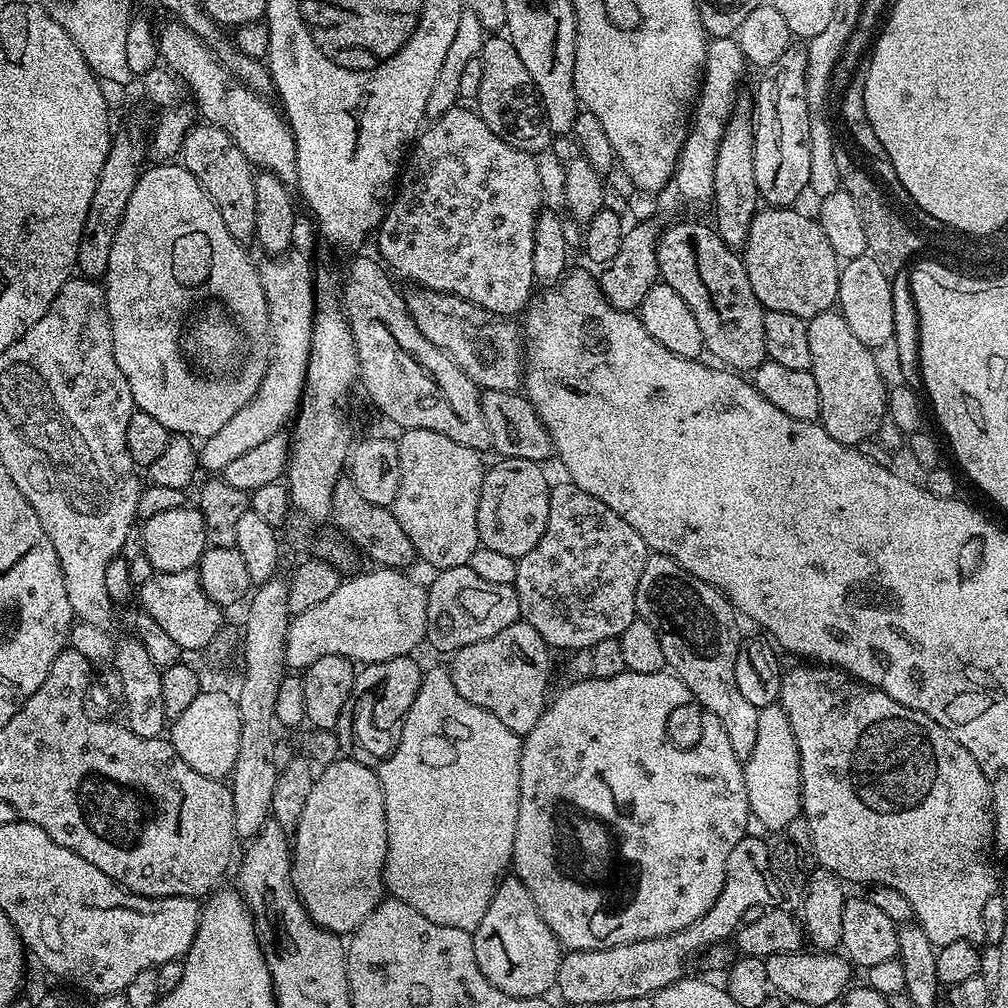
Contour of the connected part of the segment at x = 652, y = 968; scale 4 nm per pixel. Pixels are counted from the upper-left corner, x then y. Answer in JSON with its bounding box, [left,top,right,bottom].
[555,835,781,1006]

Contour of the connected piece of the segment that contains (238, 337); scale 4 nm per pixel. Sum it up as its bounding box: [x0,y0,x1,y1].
[103,162,270,438]

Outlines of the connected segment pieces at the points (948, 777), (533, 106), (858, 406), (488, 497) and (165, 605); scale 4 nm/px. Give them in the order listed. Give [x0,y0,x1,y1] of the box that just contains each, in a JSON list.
[[779,666,998,949],[474,34,554,154],[808,310,888,446],[478,459,550,557],[138,568,226,653]]

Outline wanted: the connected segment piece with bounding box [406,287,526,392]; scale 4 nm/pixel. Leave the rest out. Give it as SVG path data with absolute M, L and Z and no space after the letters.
M417 287L412 293L407 293L408 313L414 318L414 326L422 330L422 338L438 350L442 350L454 363L460 367L462 374L476 383L481 390L502 390L503 392L516 392L521 387L524 375L525 357L522 355L521 331L512 325L511 319L499 316L497 312L486 310L469 300L451 296L445 292L435 292L429 288Z

